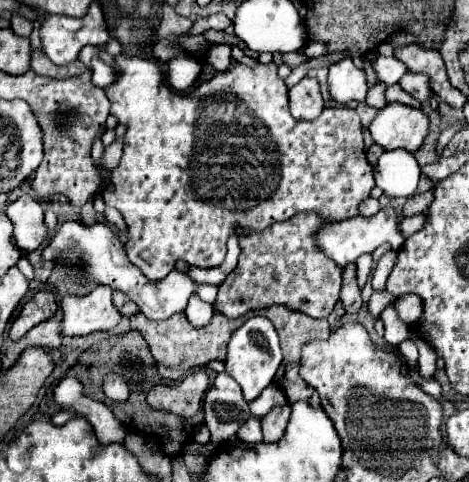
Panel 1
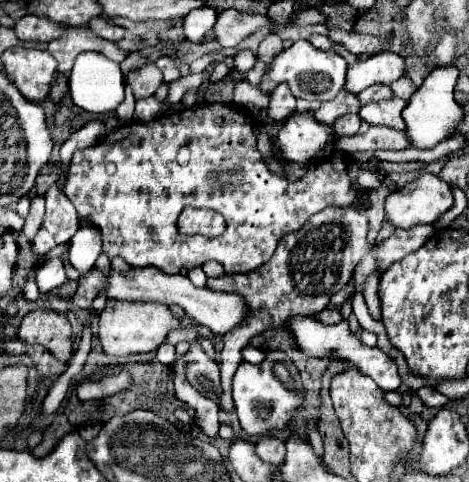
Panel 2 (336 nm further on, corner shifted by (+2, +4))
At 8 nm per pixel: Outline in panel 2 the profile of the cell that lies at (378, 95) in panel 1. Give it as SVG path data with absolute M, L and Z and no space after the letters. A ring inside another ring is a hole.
M343 115L335 121L333 125L333 133L337 137L351 137L359 131L359 125L361 125L361 117L359 115Z

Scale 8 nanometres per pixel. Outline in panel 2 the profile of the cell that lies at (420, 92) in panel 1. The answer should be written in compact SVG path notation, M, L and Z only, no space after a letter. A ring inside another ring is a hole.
M371 85L369 89L365 89L363 93L359 93L357 95L357 99L359 99L359 103L361 105L365 105L365 103L369 103L369 101L381 101L381 99L391 99L393 95L389 93L389 87L387 85Z

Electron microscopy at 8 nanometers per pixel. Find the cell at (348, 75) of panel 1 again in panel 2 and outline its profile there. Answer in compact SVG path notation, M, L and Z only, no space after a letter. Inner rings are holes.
M387 99L387 101L377 101L369 105L361 105L361 119L367 121L369 125L387 125L397 131L405 131L405 121L401 117L401 111L405 109L407 101L405 99Z

